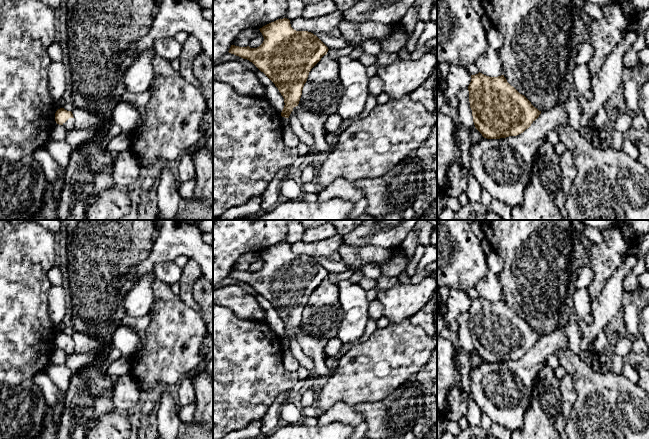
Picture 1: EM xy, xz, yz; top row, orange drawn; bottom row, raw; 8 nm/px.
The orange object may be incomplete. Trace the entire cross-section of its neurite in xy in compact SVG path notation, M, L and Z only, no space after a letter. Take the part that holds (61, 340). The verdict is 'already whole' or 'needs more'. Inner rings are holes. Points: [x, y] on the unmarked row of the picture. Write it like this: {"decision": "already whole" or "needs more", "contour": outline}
{"decision": "needs more", "contour": "M60 332L55 337L55 345L59 349L63 349L67 355L75 353L74 341L71 335Z"}

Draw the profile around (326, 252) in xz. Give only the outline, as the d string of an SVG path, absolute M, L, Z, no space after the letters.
M336 234L313 243L305 243L300 240L291 244L290 248L296 255L308 255L313 257L328 273L343 273L349 270L349 266L344 262L339 253L339 248L342 244L342 236Z

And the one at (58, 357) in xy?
M55 348L51 356L52 365L66 364L67 354L63 349Z

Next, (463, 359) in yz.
M459 349L456 356L456 363L461 374L461 385L464 388L465 392L468 394L468 407L466 410L466 418L471 427L480 427L482 422L482 411L479 406L474 401L474 398L471 394L470 389L470 370L472 367L471 360L472 357L476 354L474 351L465 351Z

